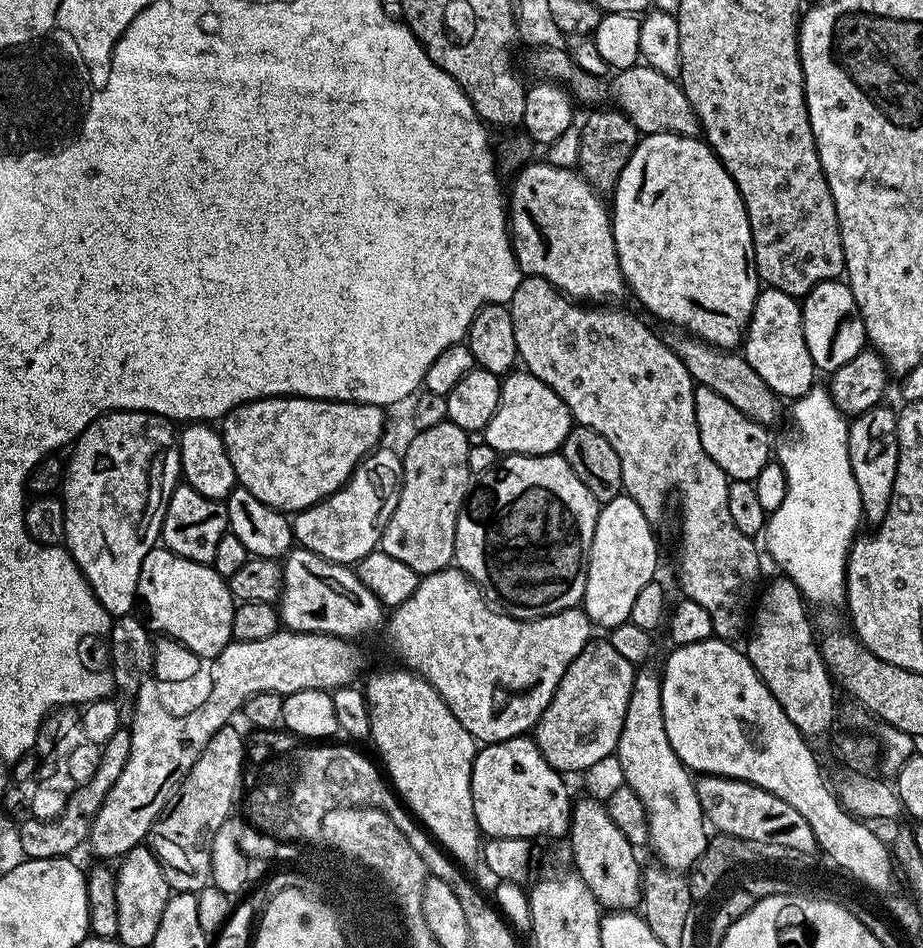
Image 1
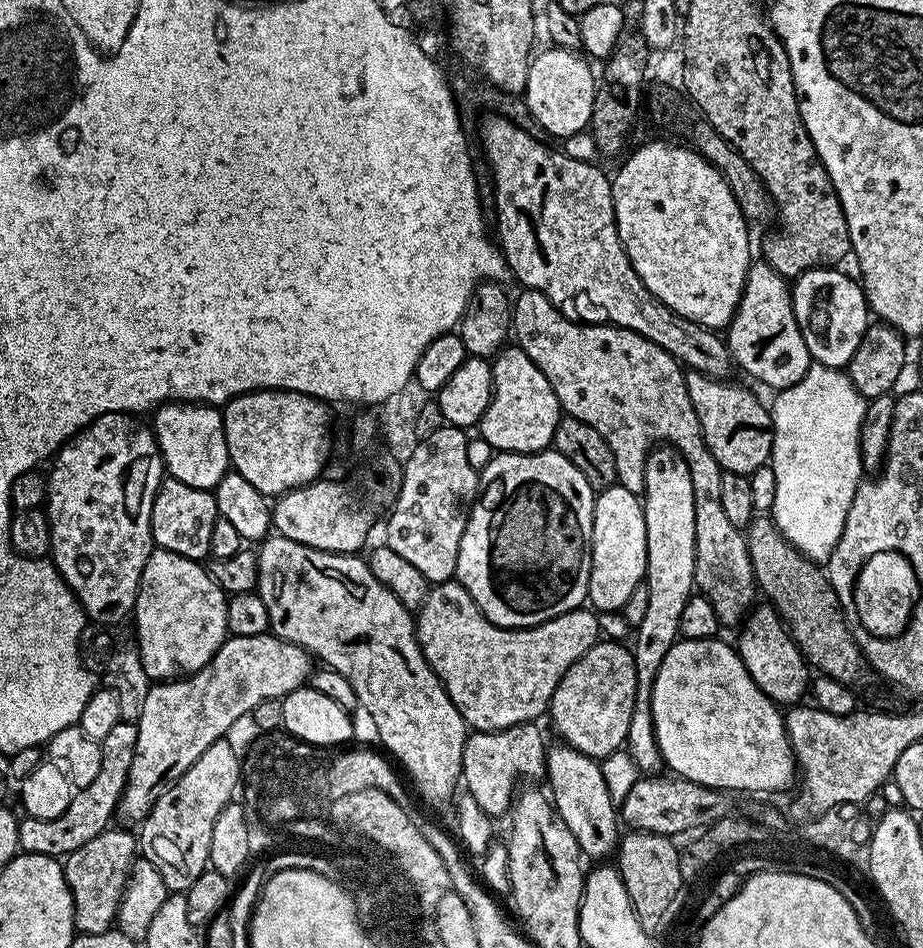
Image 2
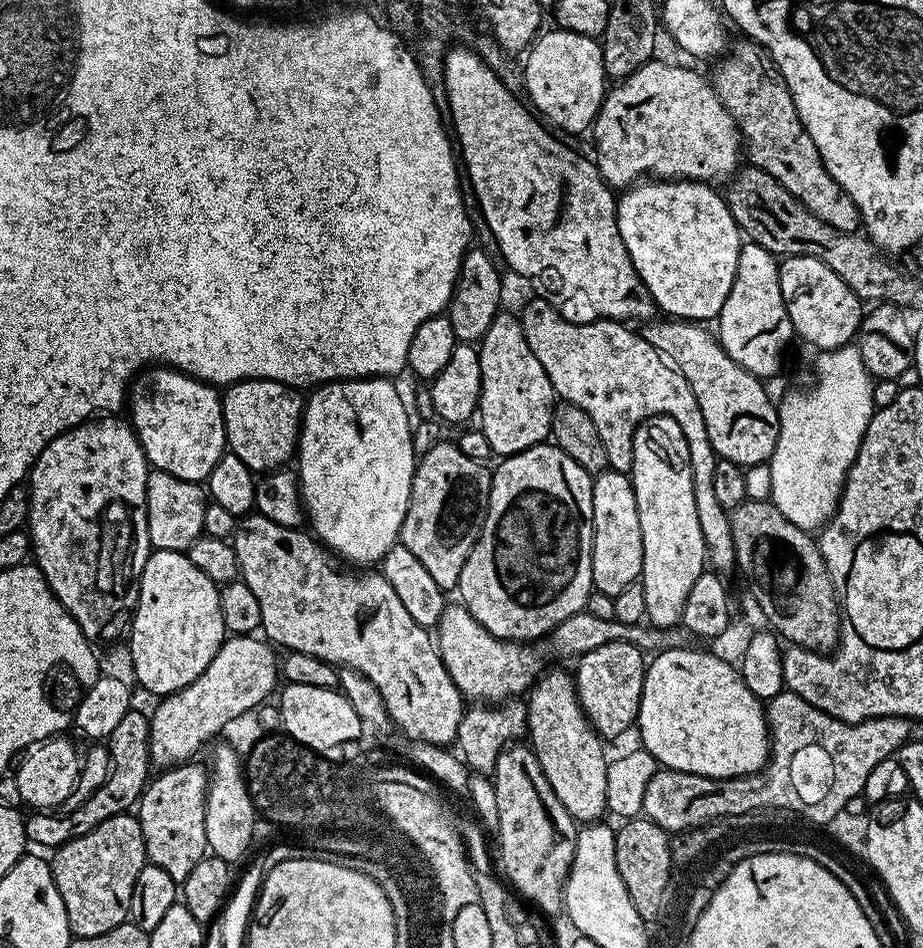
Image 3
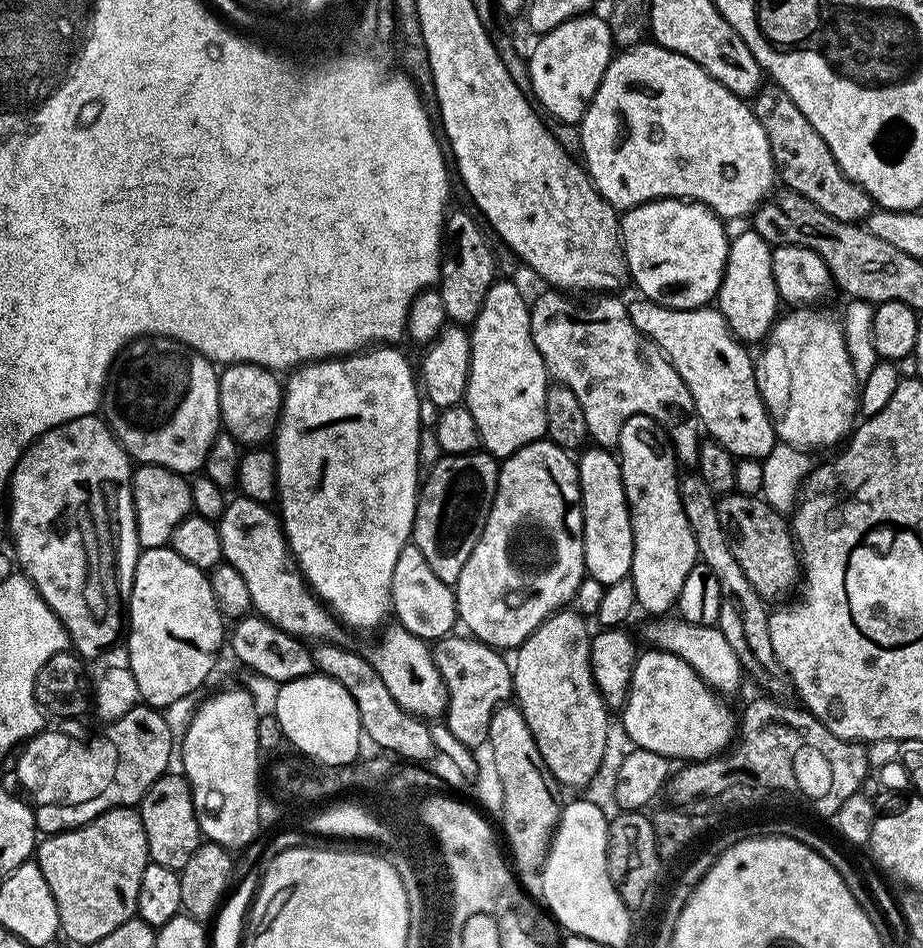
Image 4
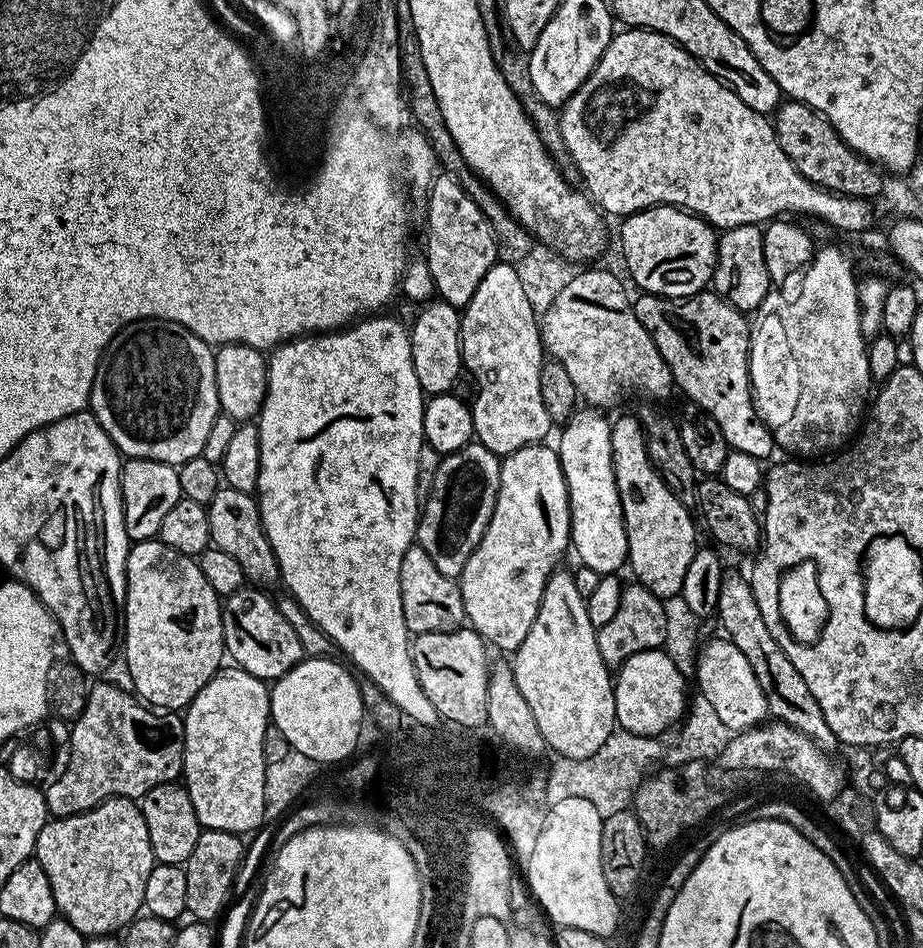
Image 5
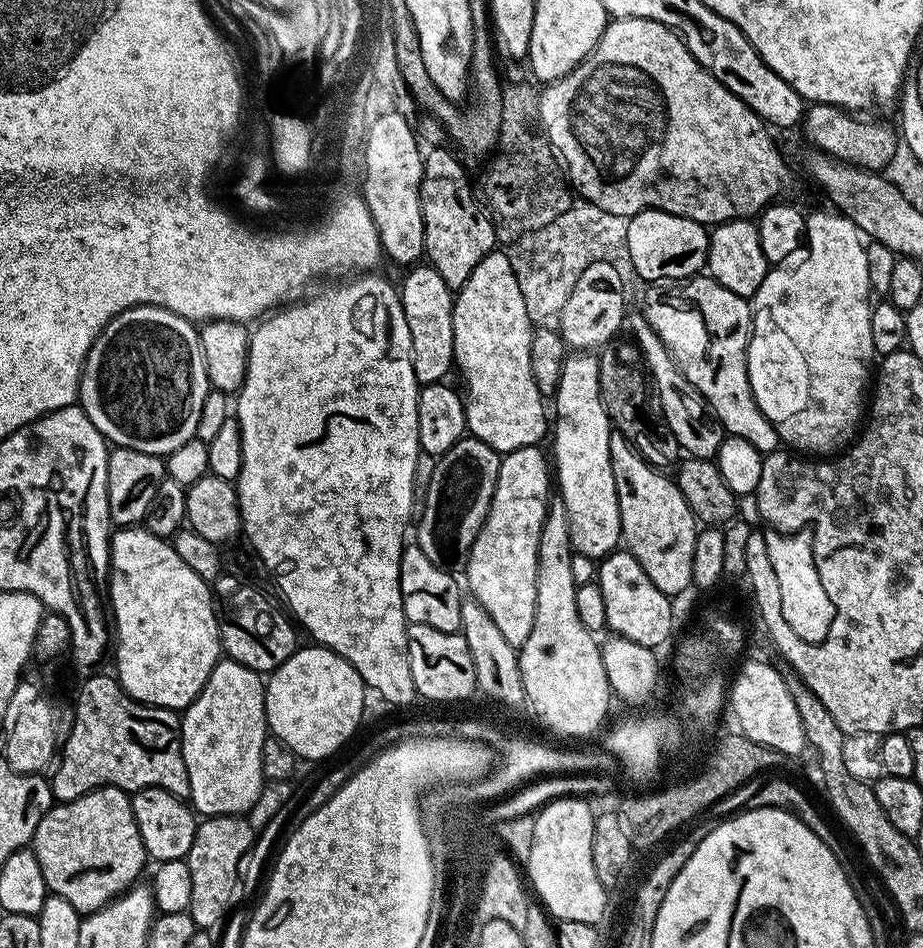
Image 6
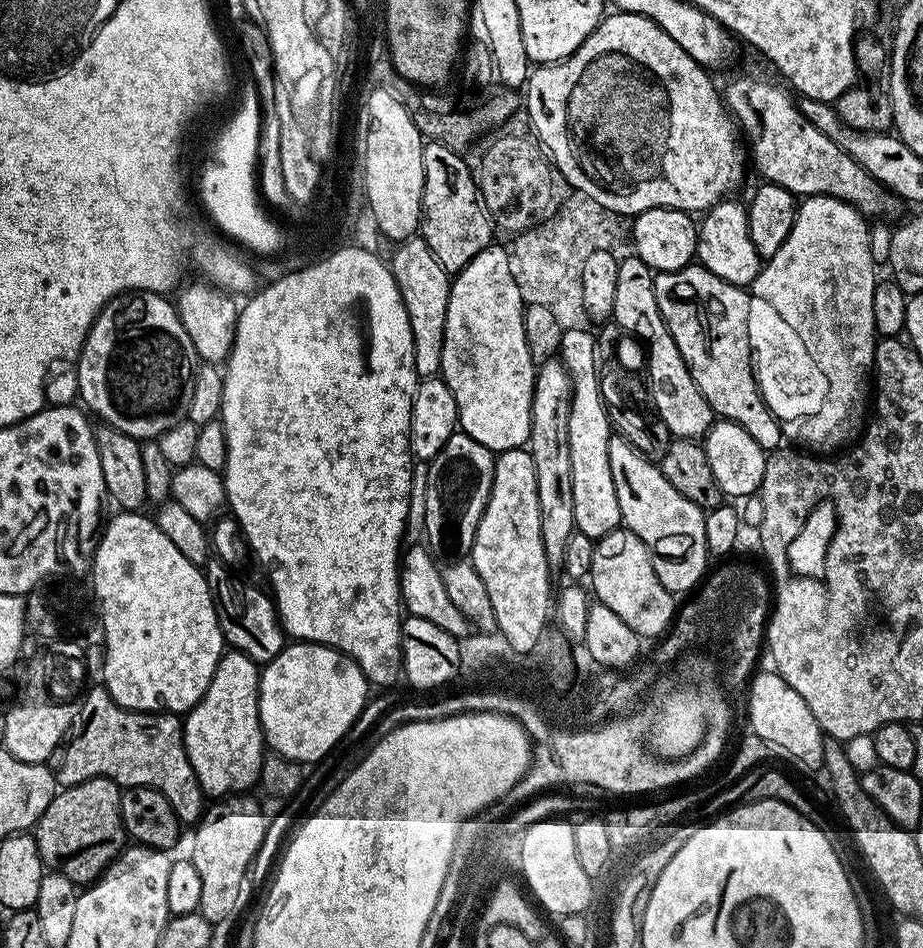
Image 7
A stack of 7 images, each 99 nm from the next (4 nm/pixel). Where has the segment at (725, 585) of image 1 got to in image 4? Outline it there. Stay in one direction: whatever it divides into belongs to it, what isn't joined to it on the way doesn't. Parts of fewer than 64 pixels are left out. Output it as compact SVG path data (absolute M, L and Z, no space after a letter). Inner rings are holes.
M546 290L542 294L542 298L538 298L535 302L533 302L530 306L530 330L532 331L532 337L534 338L534 346L538 346L538 354L542 354L542 362L548 368L549 377L551 377L551 379L555 381L555 383L557 384L565 384L566 386L570 386L570 390L574 390L574 395L576 395L576 397L578 398L578 402L582 402L582 410L586 414L586 426L588 427L589 437L591 437L591 439L595 441L595 443L599 445L599 447L607 448L609 450L615 449L617 445L619 445L620 443L620 435L622 434L622 426L626 422L626 418L630 418L634 414L646 414L650 418L654 418L657 422L659 422L659 424L662 425L662 427L664 428L664 431L668 433L668 439L674 449L675 455L678 457L679 463L681 465L688 464L684 466L695 465L696 459L698 458L698 450L700 449L700 445L702 443L702 425L701 425L699 416L696 415L696 407L694 406L694 398L690 394L690 390L686 386L686 382L682 382L682 378L676 373L676 371L674 370L674 366L672 365L672 363L670 363L670 361L668 361L668 357L665 356L664 353L660 351L660 348L658 347L658 345L656 345L653 340L649 340L647 336L642 335L640 331L637 330L636 327L634 326L634 322L630 322L630 314L628 313L627 303L625 303L623 299L620 301L618 298L619 295L616 295L616 294L597 295L595 298L592 298L596 300L590 301L589 304L575 304L574 301L567 300L567 298L564 296L567 296L567 295L565 295L563 291Z

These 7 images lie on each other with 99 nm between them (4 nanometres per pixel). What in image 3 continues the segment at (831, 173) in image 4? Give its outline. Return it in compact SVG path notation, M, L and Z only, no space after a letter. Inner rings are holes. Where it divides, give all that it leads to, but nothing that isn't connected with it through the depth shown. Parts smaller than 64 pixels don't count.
M744 38L741 41L741 44L733 43L727 55L717 63L721 64L710 76L710 83L722 106L734 118L747 159L749 156L755 167L766 170L770 178L778 178L778 182L782 182L782 186L786 186L786 190L790 190L806 210L834 226L834 230L860 232L862 225L858 206L854 206L852 199L826 170L818 154L818 146L814 146L814 138L806 134L798 118L790 90L781 78L772 55L754 40Z

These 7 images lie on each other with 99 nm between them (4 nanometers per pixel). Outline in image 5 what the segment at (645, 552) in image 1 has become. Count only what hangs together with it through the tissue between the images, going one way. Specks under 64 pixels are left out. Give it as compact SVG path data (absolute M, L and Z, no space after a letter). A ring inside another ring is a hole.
M591 406L573 412L568 423L559 429L558 451L570 502L571 551L576 551L583 567L610 576L628 564L628 539L612 465L612 425L604 416L607 415L603 411Z

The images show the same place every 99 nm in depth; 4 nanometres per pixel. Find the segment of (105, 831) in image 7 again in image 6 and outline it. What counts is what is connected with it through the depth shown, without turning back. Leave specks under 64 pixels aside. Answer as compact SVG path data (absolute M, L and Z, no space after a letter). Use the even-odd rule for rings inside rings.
M120 787L95 788L82 798L53 805L32 835L30 850L38 858L38 866L42 869L49 893L66 898L82 916L97 912L133 887L148 863L145 843L134 820L131 795Z

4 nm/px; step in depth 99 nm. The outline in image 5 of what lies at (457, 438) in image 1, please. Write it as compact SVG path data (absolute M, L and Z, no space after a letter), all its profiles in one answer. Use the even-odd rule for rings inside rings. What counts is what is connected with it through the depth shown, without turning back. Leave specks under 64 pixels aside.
M479 442L467 444L462 450L441 459L429 500L422 505L416 525L416 540L430 554L430 562L442 574L459 578L464 573L470 554L478 546L498 498L501 457Z

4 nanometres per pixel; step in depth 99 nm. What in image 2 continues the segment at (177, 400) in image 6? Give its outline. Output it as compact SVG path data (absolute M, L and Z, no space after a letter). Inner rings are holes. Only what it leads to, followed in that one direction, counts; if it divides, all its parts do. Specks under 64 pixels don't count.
M165 402L155 409L153 416L156 417L150 420L150 427L156 433L156 445L160 448L160 456L164 459L167 475L178 482L186 482L186 486L215 490L218 482L222 482L222 478L230 471L221 409L191 402Z

